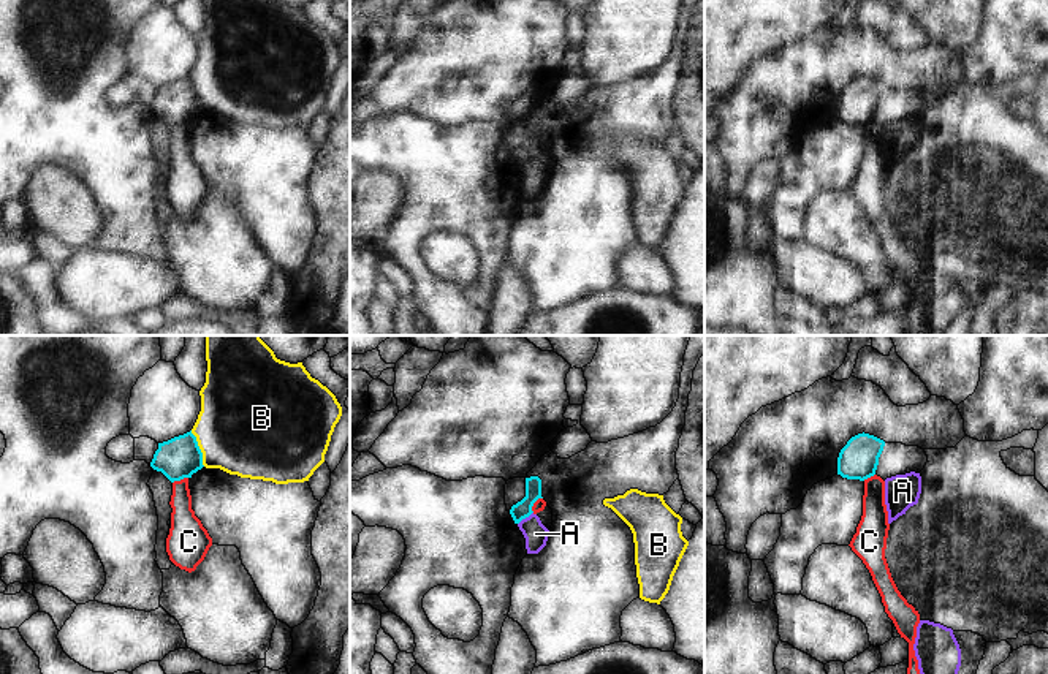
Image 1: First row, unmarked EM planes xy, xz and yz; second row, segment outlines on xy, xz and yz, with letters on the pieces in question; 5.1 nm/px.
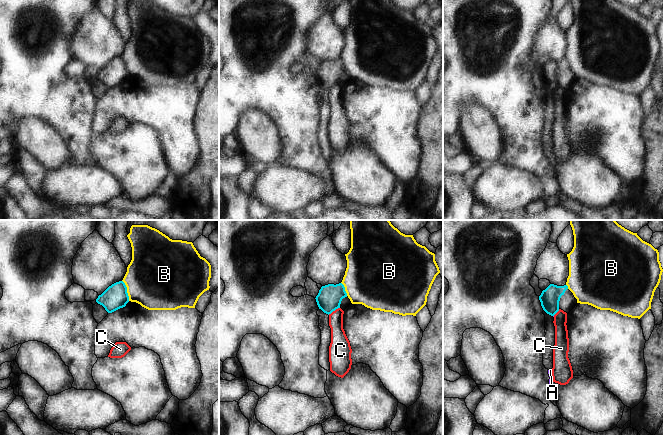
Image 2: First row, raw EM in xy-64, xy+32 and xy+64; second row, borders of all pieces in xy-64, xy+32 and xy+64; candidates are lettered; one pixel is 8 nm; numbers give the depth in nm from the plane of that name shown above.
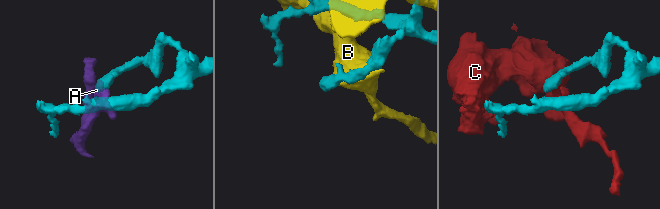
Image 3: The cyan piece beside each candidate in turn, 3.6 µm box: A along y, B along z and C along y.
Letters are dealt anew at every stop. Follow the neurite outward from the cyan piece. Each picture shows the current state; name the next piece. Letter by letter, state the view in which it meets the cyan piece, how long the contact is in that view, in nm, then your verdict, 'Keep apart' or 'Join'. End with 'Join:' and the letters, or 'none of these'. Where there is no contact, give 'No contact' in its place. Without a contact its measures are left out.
A: Touches cyan in xz. Shared border 100 nm. Keep apart
B: Touches cyan in xy. Shared border 200 nm. Keep apart
C: Touches cyan in xz. Shared border 90 nm. Keep apart
Join: none of these

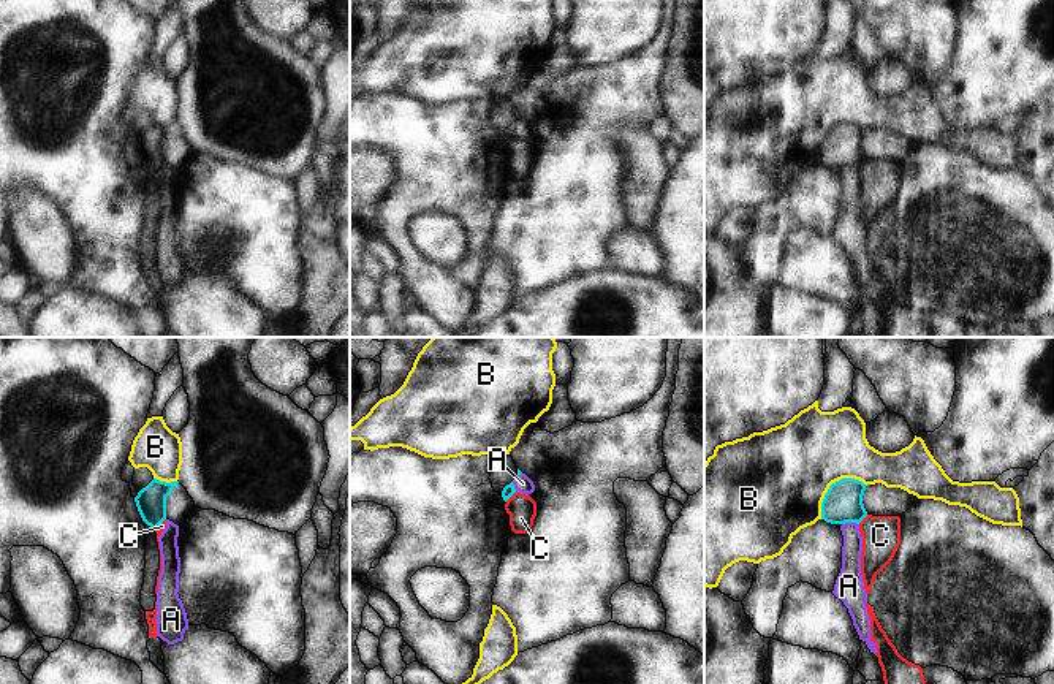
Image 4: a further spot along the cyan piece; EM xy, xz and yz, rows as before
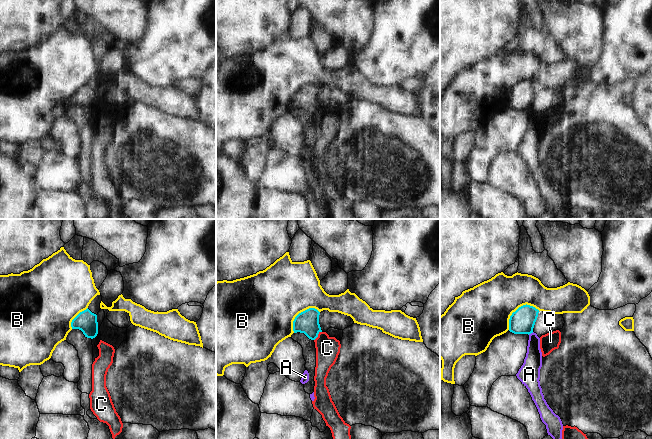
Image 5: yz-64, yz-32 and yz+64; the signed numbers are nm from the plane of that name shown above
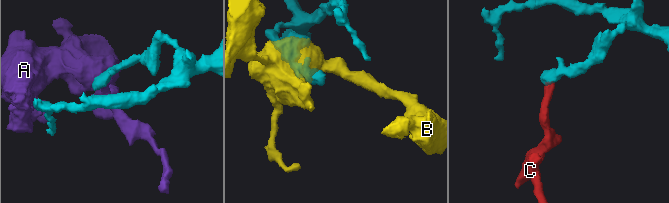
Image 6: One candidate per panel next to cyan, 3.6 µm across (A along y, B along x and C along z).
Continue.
A: Touches cyan in yz. Shared border 90 nm. Keep apart
B: Touches cyan in yz. Shared border 300 nm. Keep apart
C: Touches cyan in xz. Shared border 80 nm. Keep apart
Join: none of these

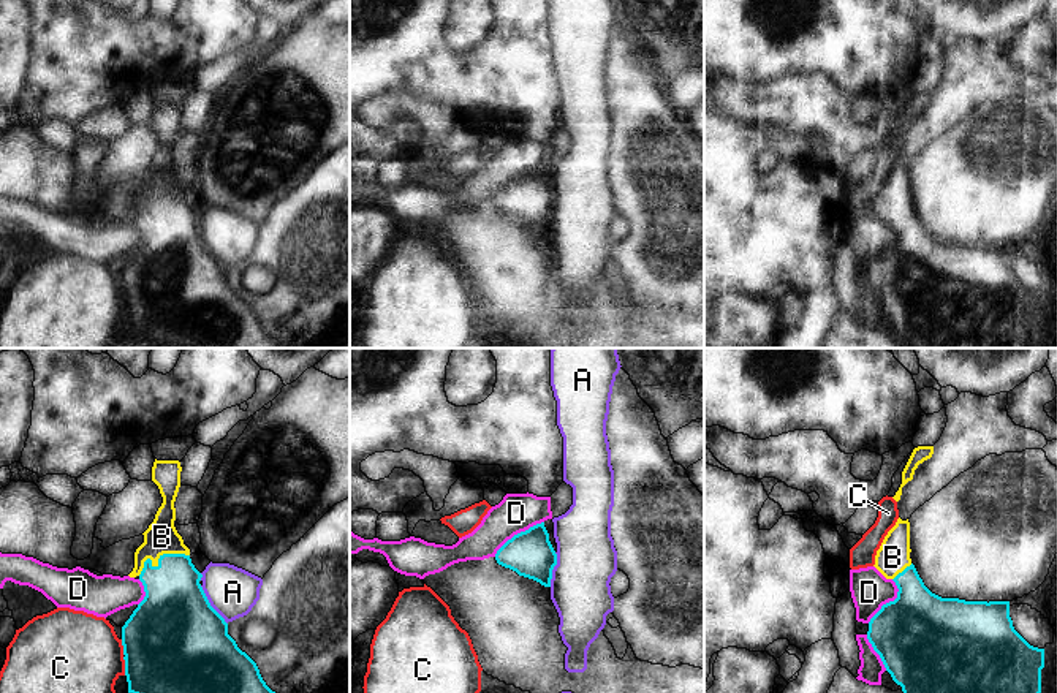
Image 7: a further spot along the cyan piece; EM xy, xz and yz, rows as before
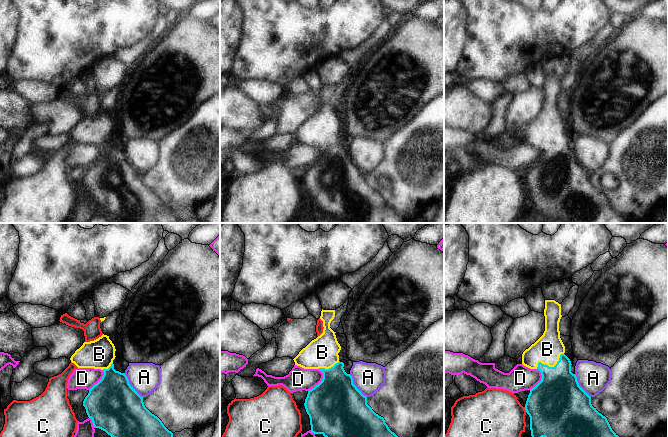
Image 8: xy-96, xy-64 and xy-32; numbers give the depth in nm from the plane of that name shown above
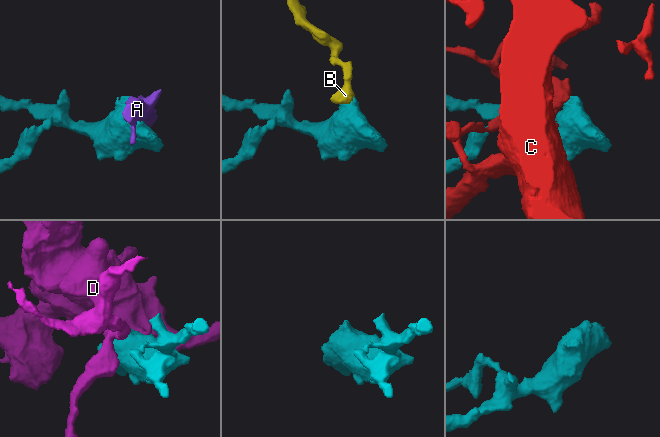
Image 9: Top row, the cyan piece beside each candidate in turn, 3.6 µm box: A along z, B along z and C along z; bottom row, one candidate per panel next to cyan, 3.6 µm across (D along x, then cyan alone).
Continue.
A: Touches cyan in xy. Shared border 240 nm. Keep apart
B: Touches cyan in xy. Shared border 280 nm. Join
C: Touches cyan in xy. Shared border 100 nm. Keep apart
D: Touches cyan in xz. Shared border 320 nm. Keep apart
Join: B

